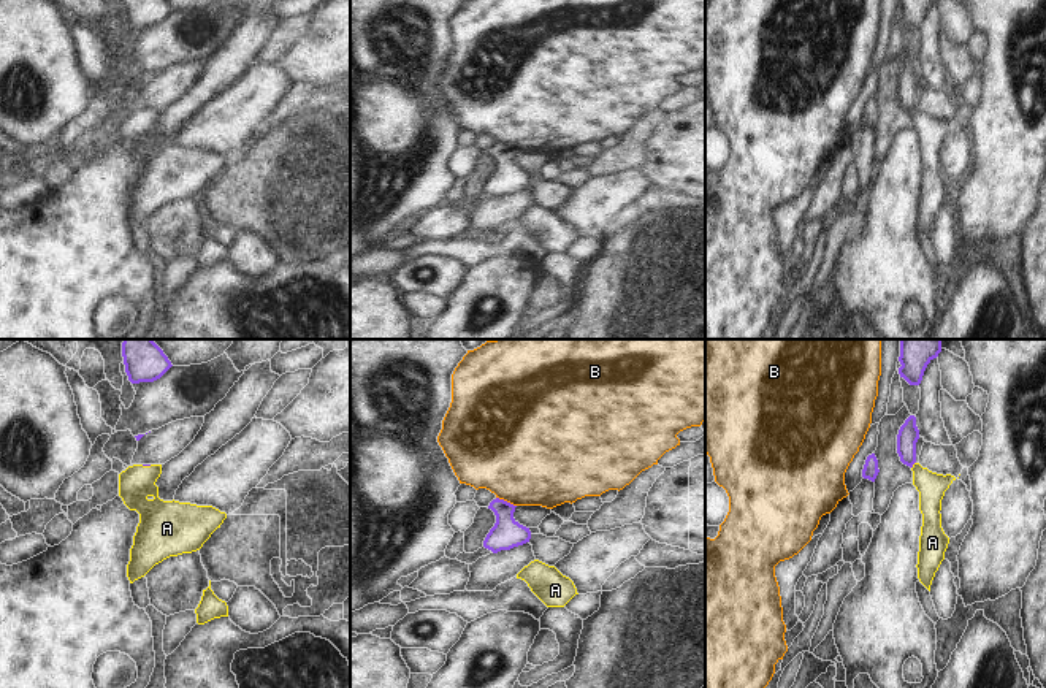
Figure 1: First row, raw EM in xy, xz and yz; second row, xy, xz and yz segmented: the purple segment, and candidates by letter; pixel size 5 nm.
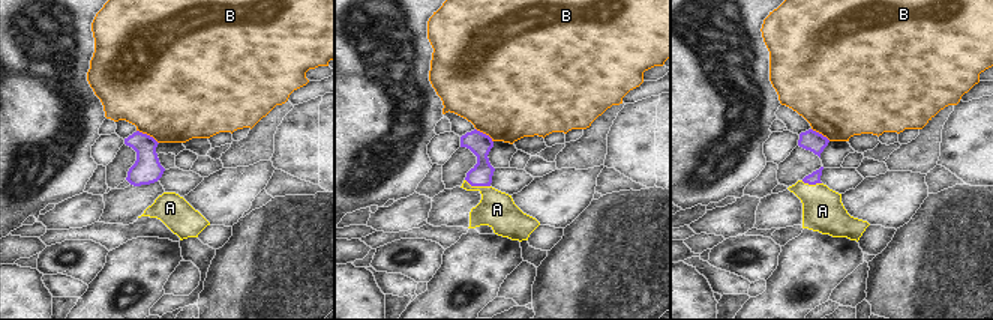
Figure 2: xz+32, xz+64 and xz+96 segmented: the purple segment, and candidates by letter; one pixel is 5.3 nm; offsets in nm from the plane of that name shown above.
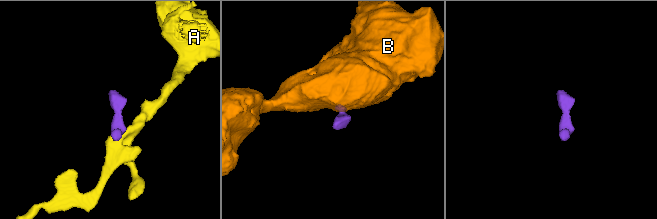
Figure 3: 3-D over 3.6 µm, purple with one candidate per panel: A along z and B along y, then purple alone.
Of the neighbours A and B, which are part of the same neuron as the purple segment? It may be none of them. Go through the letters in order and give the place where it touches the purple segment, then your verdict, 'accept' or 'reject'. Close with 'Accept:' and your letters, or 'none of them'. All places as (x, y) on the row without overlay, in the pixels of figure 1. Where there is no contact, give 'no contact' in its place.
A: yz (913, 108) | accept
B: xz (506, 146) | reject
Accept: A

